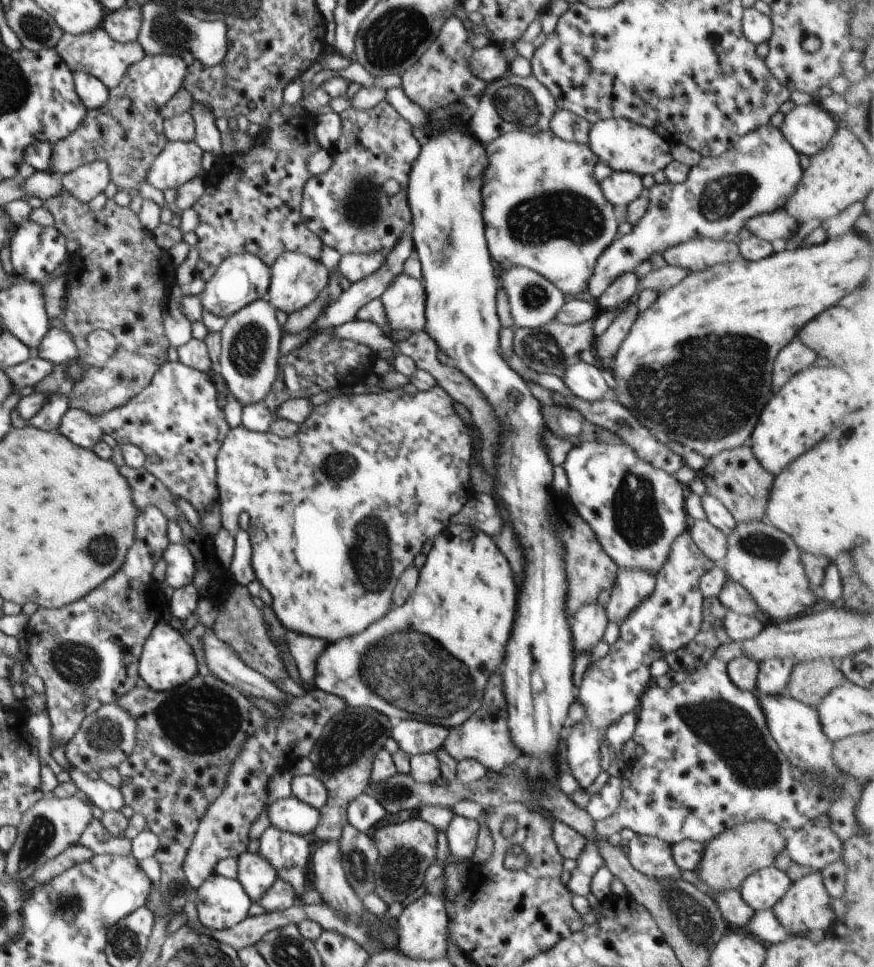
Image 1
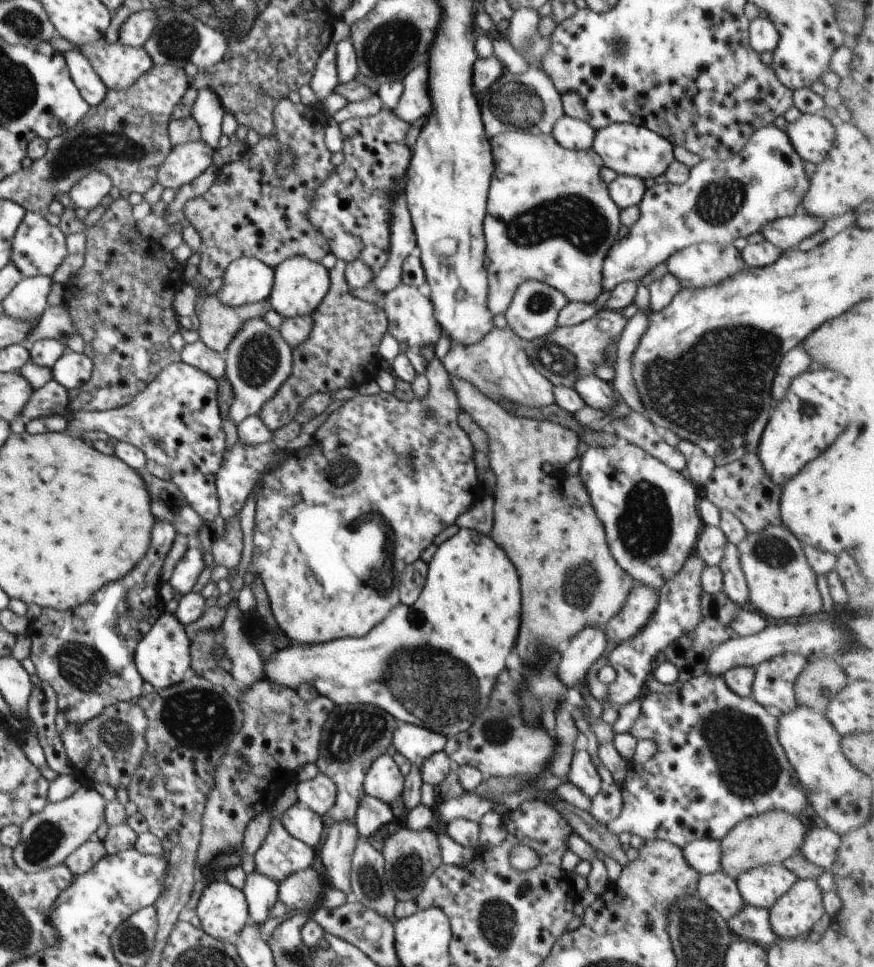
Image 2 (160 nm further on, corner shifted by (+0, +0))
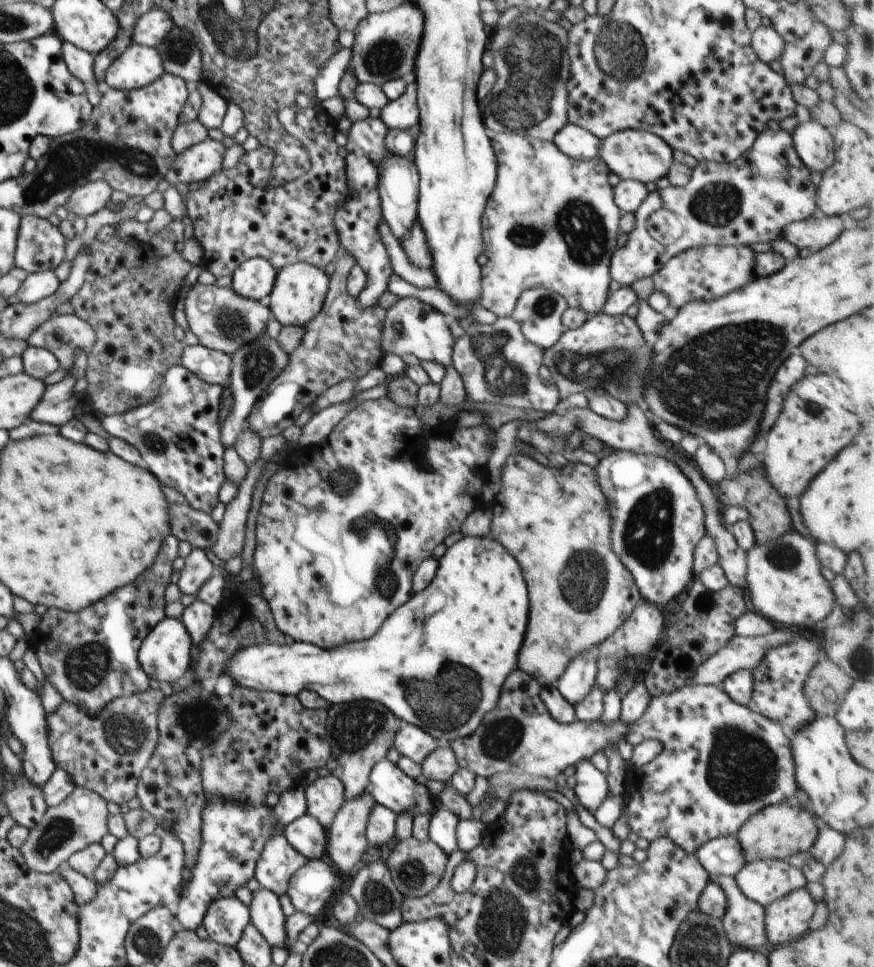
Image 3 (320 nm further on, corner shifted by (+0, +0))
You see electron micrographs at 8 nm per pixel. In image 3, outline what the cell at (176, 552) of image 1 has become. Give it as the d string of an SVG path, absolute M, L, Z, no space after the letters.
M194 547L185 560L184 568L178 573L180 580L177 586L184 595L194 596L217 573L217 569L208 559L205 550L199 547Z

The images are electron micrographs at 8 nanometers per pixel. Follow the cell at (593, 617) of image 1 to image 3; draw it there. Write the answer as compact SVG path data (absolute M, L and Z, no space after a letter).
M597 648L576 654L555 686L572 706L578 705L595 688Z

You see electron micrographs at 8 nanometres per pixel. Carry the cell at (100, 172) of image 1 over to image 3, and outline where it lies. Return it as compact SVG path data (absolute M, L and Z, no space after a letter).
M105 181L88 182L73 191L66 208L75 218L86 218L104 209L112 193L113 189Z

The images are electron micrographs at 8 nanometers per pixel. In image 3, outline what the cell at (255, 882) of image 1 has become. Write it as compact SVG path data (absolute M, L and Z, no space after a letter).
M262 886L252 892L249 916L250 923L260 931L271 947L287 948L287 917L283 914L279 897L274 892Z

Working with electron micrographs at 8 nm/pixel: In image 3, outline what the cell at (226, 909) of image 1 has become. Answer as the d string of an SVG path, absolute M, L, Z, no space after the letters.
M235 896L216 898L208 906L203 920L209 939L229 947L237 945L248 923L249 907Z

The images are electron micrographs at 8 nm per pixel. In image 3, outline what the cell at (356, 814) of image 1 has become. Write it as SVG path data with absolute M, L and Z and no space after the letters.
M375 802L367 825L367 843L373 851L388 844L395 837L397 815Z

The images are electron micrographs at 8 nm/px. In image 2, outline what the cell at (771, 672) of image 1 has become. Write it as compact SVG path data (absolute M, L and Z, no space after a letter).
M782 654L755 668L752 698L760 706L786 713L797 706L794 684L808 660L802 654Z

